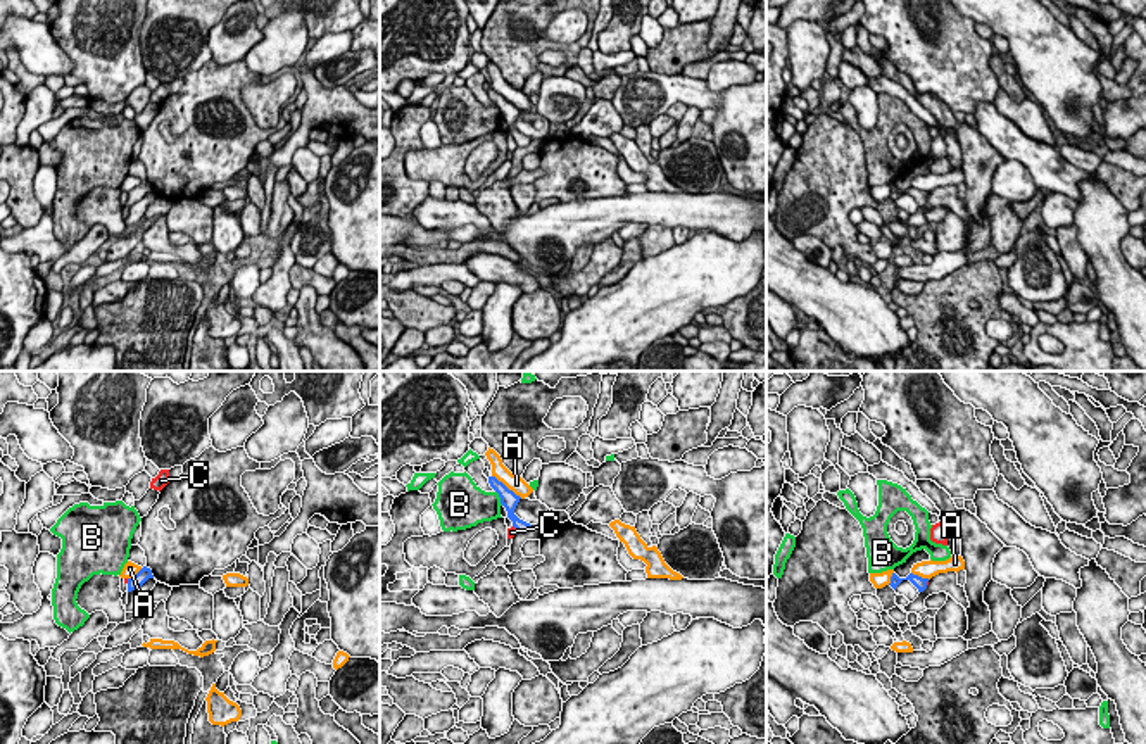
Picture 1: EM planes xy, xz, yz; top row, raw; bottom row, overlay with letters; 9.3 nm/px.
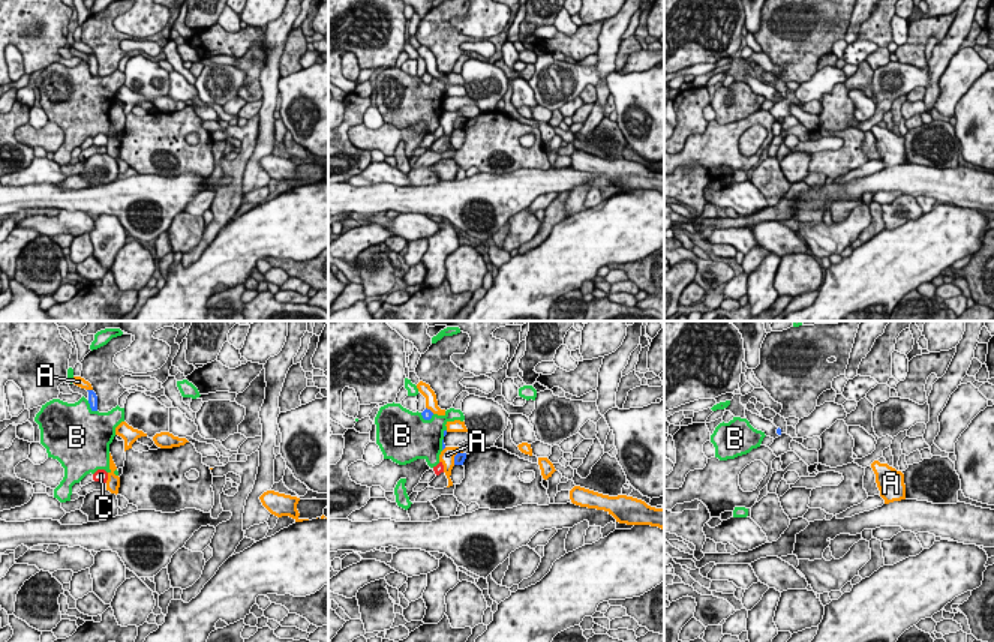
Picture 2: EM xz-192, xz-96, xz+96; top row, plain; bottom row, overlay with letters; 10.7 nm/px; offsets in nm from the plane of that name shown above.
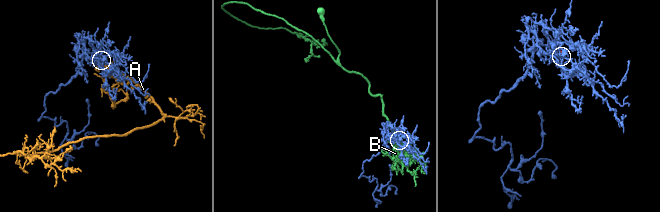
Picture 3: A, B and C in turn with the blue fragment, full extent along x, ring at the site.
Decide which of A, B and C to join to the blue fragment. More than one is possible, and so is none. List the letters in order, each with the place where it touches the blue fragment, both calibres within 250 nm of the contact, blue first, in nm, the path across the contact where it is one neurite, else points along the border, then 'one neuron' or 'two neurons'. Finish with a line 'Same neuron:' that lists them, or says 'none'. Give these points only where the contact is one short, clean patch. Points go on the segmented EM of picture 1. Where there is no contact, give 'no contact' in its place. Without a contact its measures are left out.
A: contact xz (506, 487); calibres 160 and 160 nm; two neurons
B: contact xz (499, 496); calibres 160 and 320 nm; two neurons
C: contact xz (515, 527); calibres 160 and 90 nm; border xz (513, 525), (518, 532); two neurons
Same neuron: none

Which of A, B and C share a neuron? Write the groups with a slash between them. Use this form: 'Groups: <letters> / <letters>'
Groups: A / B / C

